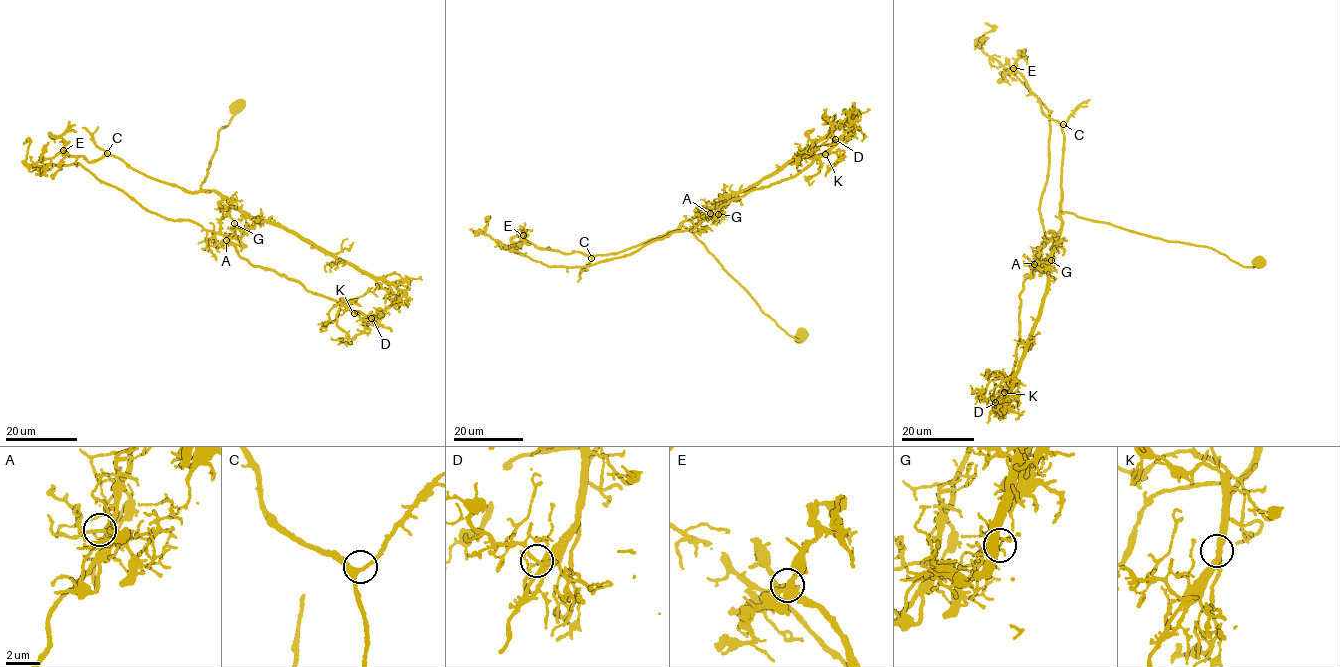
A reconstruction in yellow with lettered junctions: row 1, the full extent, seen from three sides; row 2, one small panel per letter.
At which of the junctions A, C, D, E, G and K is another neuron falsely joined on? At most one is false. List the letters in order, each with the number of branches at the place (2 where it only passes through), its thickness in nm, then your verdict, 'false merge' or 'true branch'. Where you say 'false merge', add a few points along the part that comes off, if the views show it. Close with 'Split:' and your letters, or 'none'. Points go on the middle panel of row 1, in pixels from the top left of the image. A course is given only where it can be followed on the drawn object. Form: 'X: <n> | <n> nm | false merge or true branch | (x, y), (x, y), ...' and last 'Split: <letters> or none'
A: 3 | 200 nm | true branch
C: 3 | 240 nm | true branch
D: 2 | 200 nm | true branch
E: 3 | 320 nm | true branch
G: 2 | 120 nm | false merge | (718, 214), (613, 259), (571, 267), (550, 267), (502, 248), (489, 236), (470, 229)
K: 3 | 320 nm | true branch
Split: G

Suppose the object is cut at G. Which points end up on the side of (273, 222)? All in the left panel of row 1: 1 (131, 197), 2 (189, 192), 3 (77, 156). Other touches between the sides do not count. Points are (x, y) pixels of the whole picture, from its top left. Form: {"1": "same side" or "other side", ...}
{"1": "other side", "2": "same side", "3": "same side"}

